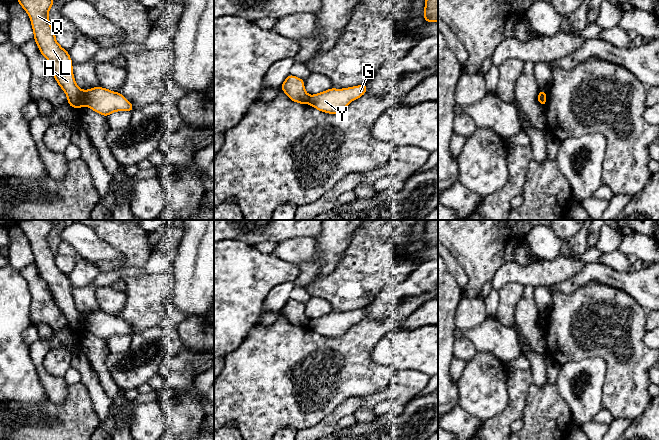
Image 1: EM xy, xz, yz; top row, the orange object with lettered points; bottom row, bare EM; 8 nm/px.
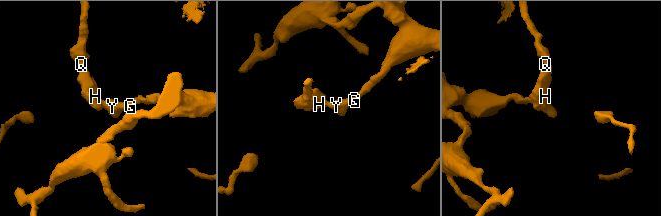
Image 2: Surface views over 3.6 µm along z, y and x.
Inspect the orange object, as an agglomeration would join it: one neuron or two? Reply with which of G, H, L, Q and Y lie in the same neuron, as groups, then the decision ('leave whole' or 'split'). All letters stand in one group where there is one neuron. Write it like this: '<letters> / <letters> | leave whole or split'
G Y / H L Q | split

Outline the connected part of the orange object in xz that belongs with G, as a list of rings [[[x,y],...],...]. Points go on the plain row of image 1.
[[[367,308],[345,313],[331,312],[322,317],[311,319],[308,327],[322,336],[338,338],[345,333],[352,324],[364,319],[366,314]]]

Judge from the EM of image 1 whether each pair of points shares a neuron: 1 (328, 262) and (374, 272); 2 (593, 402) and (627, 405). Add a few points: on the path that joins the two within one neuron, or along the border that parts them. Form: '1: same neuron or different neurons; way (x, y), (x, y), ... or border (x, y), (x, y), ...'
1: different neurons; border (348, 243), (337, 266), (326, 275), (318, 278)
2: different neurons; border (605, 380), (602, 407)

